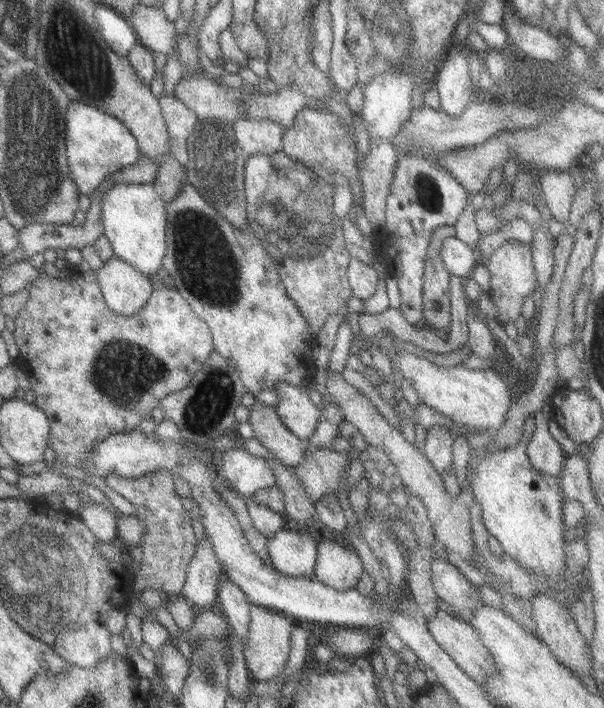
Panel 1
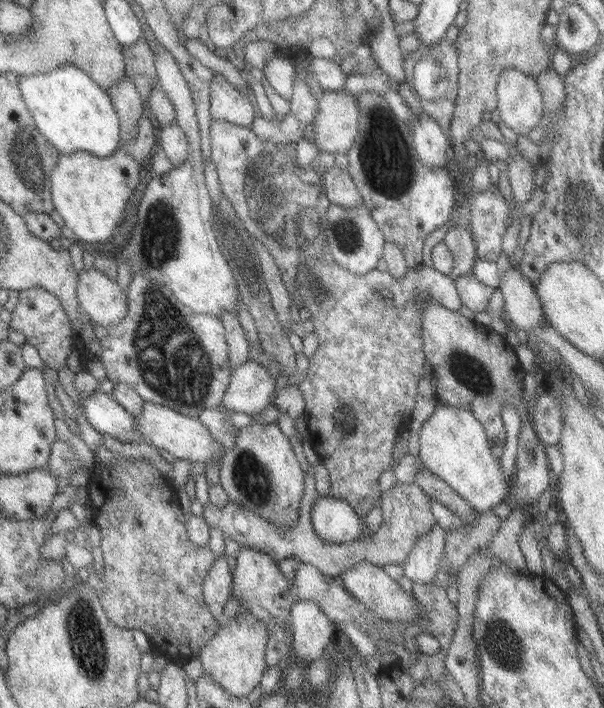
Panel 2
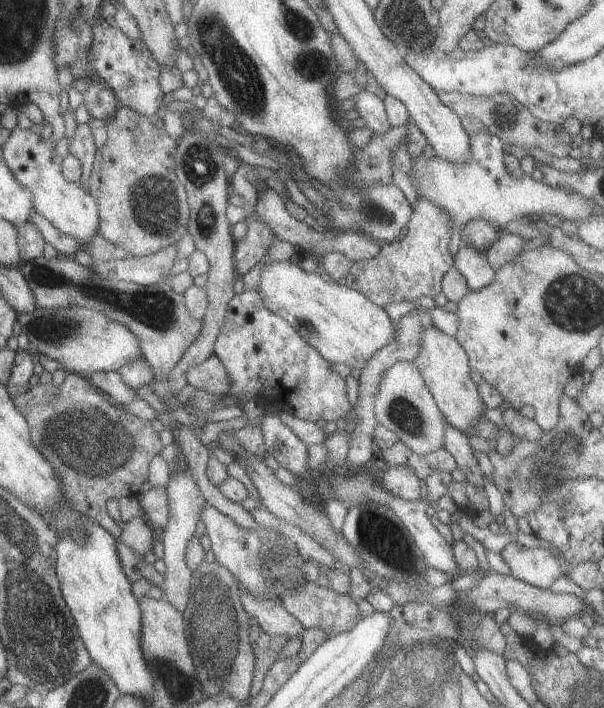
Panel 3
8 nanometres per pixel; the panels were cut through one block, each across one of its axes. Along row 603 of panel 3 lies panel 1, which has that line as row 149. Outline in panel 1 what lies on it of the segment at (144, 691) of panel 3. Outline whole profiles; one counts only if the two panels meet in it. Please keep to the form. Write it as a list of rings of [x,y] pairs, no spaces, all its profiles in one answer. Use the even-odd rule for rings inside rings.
[[[69,102],[67,106],[63,144],[67,150],[65,160],[69,168],[69,178],[73,180],[77,190],[87,198],[99,188],[107,174],[115,174],[121,168],[133,166],[139,158],[137,142],[133,140],[133,134],[123,126],[121,120],[81,102]]]

